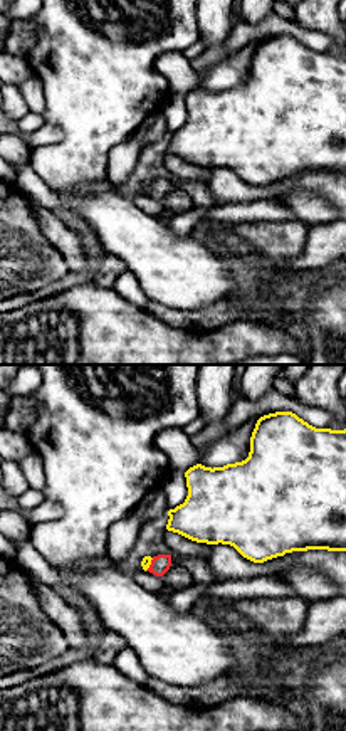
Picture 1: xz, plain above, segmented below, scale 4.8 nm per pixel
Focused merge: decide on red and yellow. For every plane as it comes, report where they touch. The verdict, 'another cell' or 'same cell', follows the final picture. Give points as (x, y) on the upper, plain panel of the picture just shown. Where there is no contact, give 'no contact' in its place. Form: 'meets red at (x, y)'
meets red at (150, 189)

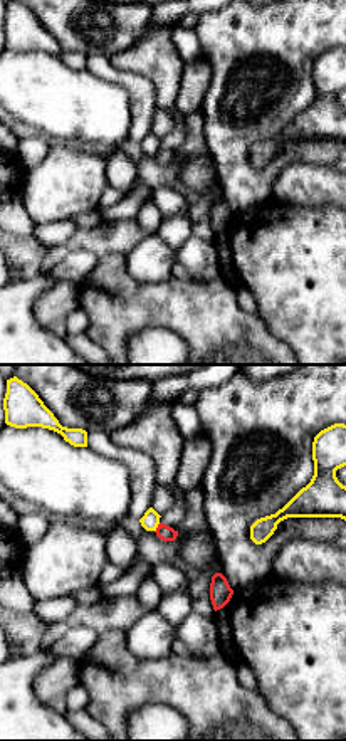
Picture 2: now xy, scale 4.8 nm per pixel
meets red at (157, 152)

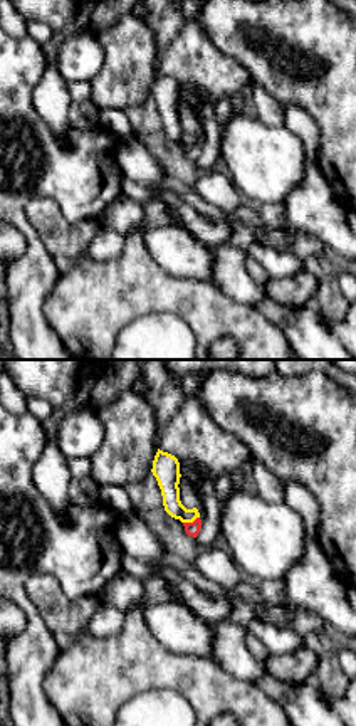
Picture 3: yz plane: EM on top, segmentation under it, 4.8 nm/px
meets red at (190, 147)

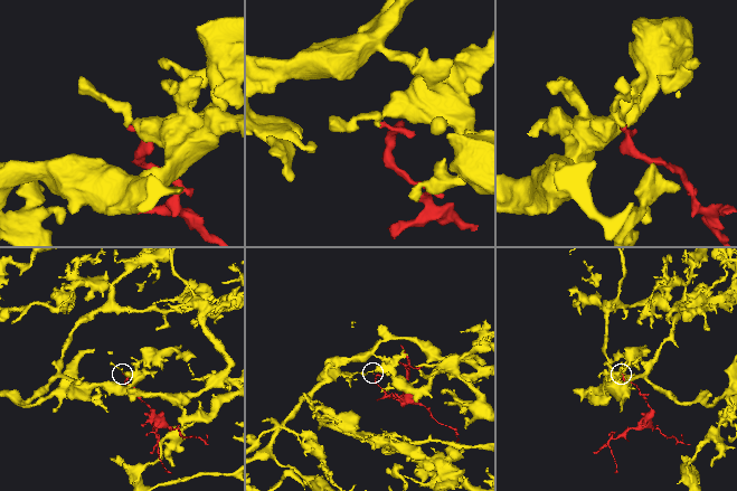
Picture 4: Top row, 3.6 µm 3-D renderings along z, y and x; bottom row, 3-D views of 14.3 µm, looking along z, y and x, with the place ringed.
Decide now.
another cell

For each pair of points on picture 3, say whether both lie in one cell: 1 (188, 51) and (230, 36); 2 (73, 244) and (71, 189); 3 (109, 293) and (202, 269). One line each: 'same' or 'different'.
1: different
2: different
3: different

